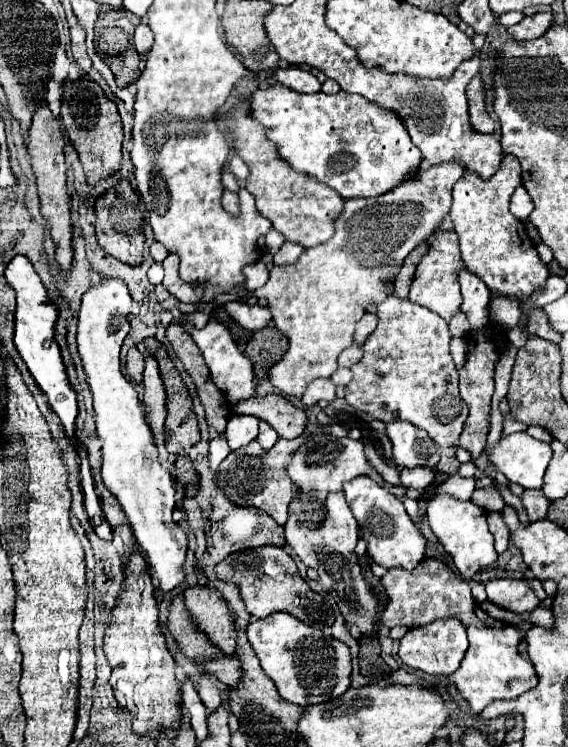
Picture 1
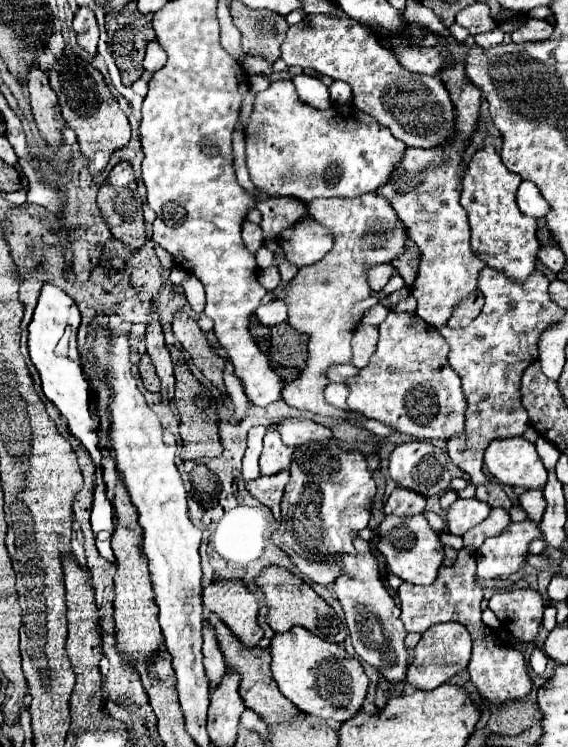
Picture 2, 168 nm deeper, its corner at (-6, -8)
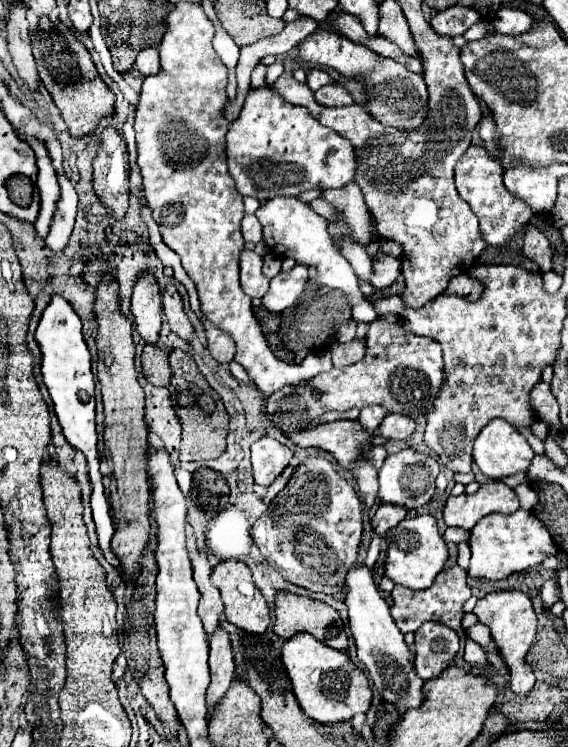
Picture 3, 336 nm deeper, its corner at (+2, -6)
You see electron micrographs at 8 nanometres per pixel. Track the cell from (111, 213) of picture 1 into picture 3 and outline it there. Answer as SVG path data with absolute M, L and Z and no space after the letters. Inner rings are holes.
M107 126L99 136L99 150L93 160L93 186L101 202L115 214L123 218L129 206L129 162L127 146L121 134Z

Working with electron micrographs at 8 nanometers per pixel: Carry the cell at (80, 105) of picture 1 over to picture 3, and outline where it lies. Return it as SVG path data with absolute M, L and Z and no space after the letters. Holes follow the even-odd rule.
M41 16L39 26L31 30L31 48L37 64L37 72L53 102L61 110L65 124L69 126L71 136L81 138L85 134L93 134L99 120L113 114L113 92L99 76L89 50L83 42L75 38L75 34L61 22L51 22L47 16Z

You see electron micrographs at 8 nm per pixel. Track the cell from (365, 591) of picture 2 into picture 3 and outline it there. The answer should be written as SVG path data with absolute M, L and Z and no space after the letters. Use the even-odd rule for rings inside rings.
M353 566L349 570L345 604L349 610L351 632L353 632L353 638L357 644L357 656L365 664L381 698L385 702L395 704L401 714L405 714L405 710L409 710L409 708L419 708L423 704L423 698L425 698L425 694L423 694L425 680L421 680L415 674L413 654L411 654L409 646L405 644L403 634L399 632L399 628L393 622L387 602L377 592L369 568Z

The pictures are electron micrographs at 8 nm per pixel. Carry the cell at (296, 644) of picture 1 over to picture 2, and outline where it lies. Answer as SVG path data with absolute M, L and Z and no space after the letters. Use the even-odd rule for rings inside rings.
M293 626L289 632L275 634L271 638L271 672L285 698L289 698L299 710L309 716L333 718L343 722L355 712L359 712L369 678L363 672L361 662L355 656L349 656L345 648L329 644L303 626Z

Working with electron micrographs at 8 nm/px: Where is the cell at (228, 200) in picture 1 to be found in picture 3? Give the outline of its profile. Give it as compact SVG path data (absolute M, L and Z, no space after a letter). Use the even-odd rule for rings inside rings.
M253 250L241 252L241 288L251 298L263 298L269 290L269 278L261 274L263 258Z

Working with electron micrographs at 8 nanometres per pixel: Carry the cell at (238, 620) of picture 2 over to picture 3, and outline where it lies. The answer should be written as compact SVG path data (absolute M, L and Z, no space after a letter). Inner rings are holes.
M223 560L215 566L215 570L211 574L211 582L215 582L215 586L221 590L221 598L225 604L225 616L231 624L235 624L237 628L247 630L251 634L263 634L267 630L269 608L267 608L267 602L265 602L261 590L255 586L247 564L243 564L239 560Z

